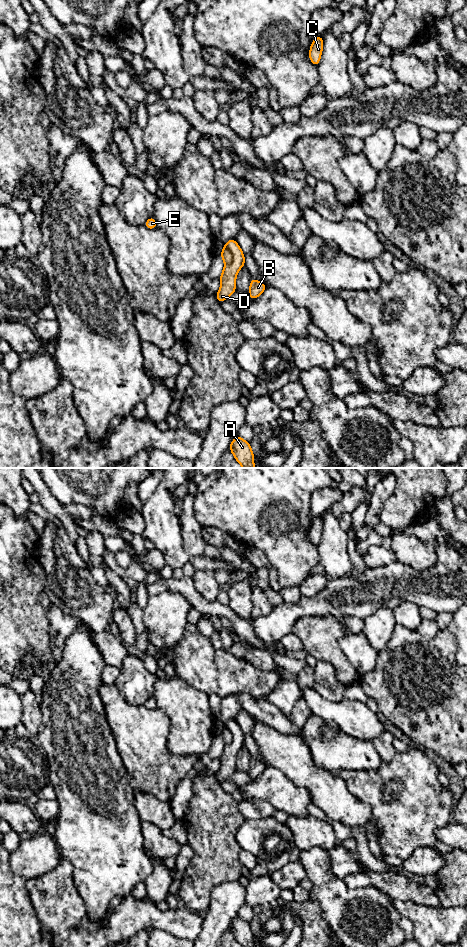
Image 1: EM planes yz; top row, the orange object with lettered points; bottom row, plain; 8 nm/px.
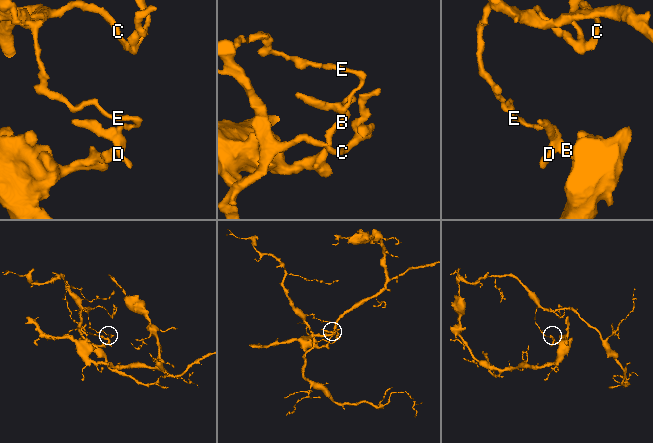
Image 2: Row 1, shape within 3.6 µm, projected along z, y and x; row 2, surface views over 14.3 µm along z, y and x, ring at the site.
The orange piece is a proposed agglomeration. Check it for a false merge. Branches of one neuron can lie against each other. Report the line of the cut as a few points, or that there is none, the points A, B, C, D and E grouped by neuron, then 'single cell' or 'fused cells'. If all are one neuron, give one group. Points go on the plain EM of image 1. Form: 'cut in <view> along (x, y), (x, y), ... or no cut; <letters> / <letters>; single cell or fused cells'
cut in yz along (225, 725), (231, 733), (231, 742), (229, 744); A B / C D E; fused cells

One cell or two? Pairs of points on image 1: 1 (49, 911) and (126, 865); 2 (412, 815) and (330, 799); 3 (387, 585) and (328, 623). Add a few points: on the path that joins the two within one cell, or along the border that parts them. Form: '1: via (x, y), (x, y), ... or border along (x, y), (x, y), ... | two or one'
1: border along (73, 870), (73, 883), (88, 915) | two
2: border along (351, 794), (366, 802), (373, 816) | two
3: border along (313, 615), (357, 616), (360, 618) | two

